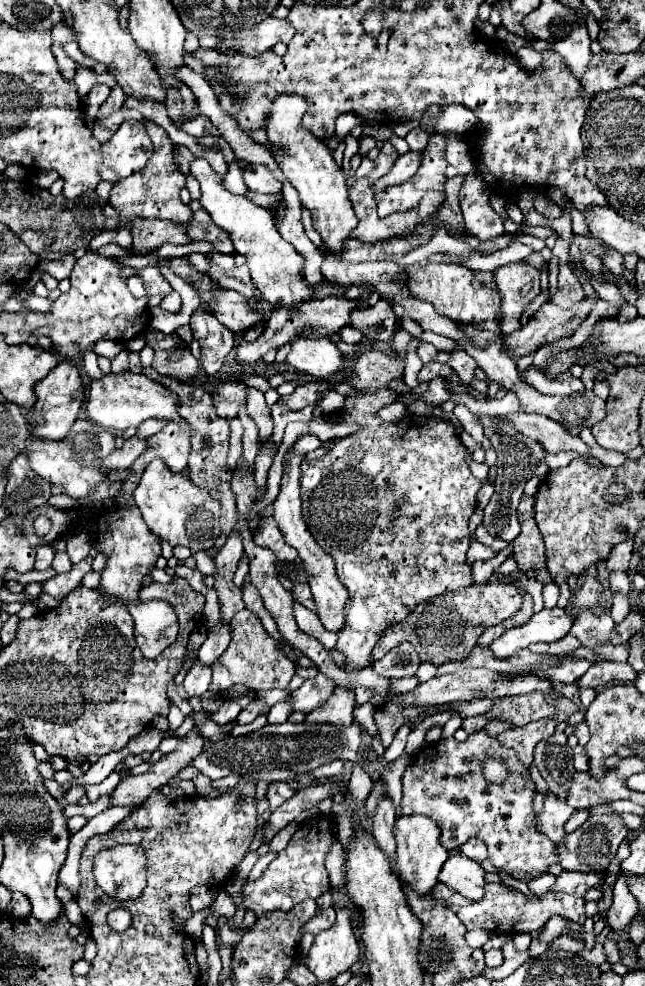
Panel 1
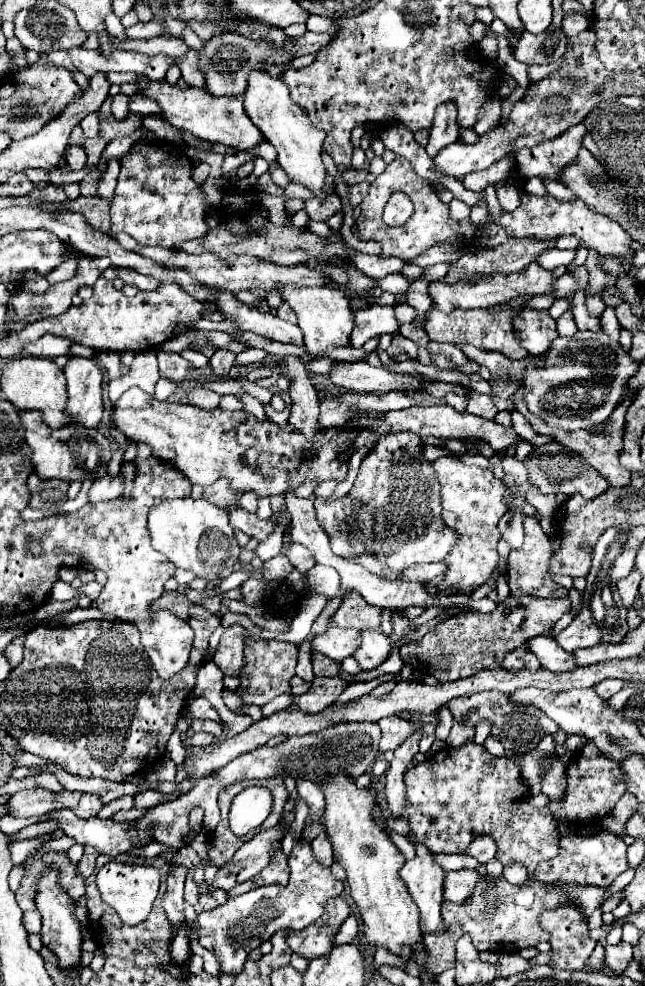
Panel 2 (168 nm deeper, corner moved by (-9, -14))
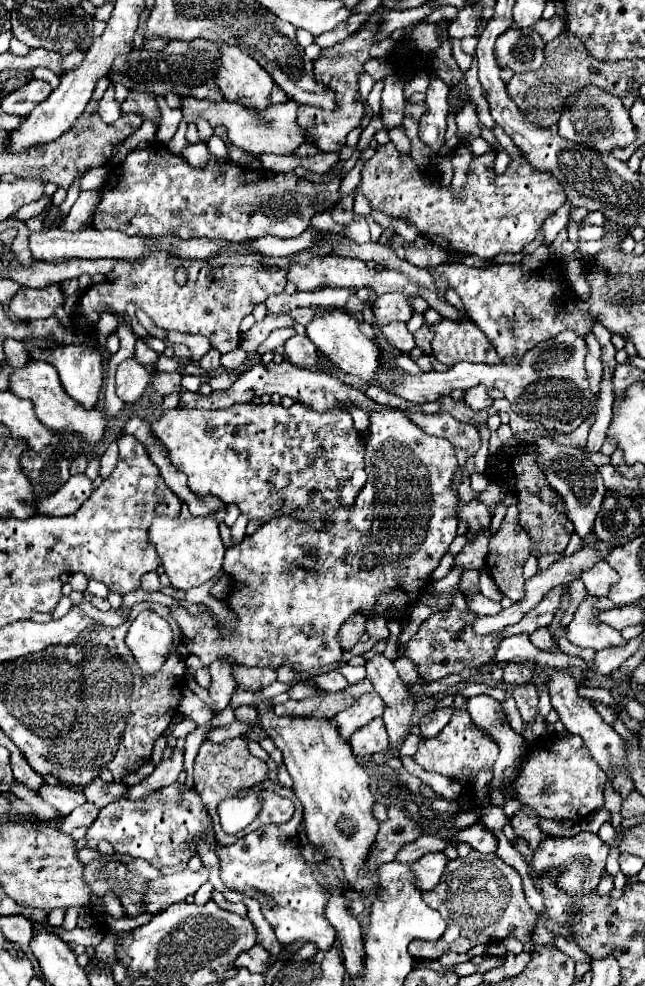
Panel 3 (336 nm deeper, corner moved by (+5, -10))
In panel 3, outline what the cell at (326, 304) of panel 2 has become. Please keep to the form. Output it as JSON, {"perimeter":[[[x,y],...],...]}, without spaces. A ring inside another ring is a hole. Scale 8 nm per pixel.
{"perimeter":[[[342,310],[320,312],[306,326],[306,336],[314,342],[314,346],[318,348],[318,352],[322,356],[326,356],[340,370],[362,378],[366,384],[374,384],[378,380],[376,370],[380,368],[380,352],[378,352],[376,344],[360,332],[358,322],[352,318],[352,314],[346,314]]]}

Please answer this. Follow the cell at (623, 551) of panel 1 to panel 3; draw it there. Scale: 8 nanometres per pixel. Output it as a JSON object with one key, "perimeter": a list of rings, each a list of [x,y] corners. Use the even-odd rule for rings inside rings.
{"perimeter":[[[598,562],[592,570],[586,570],[580,580],[586,584],[588,594],[594,596],[608,596],[608,590],[612,584],[616,584],[620,580],[620,576],[616,574],[616,570],[612,570],[606,562]]]}

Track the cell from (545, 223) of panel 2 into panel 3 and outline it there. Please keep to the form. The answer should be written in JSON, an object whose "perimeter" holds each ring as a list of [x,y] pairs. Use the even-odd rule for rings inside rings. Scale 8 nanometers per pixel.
{"perimeter":[[[388,142],[386,146],[378,146],[378,148],[376,148],[376,152],[374,152],[374,156],[372,156],[370,160],[366,160],[366,162],[364,162],[364,168],[362,168],[362,174],[360,174],[360,184],[358,184],[358,188],[356,188],[356,194],[366,196],[366,198],[370,200],[372,210],[380,210],[380,212],[384,212],[384,214],[386,214],[386,216],[390,216],[390,218],[400,218],[400,220],[406,220],[406,222],[414,224],[414,226],[422,232],[422,236],[424,236],[424,238],[428,238],[432,244],[436,244],[436,246],[444,248],[444,250],[446,250],[446,252],[450,252],[450,254],[452,254],[452,252],[476,254],[476,256],[480,256],[480,258],[490,258],[490,260],[492,260],[494,256],[498,256],[500,252],[512,252],[512,254],[516,254],[516,252],[522,252],[522,246],[530,244],[530,242],[538,236],[538,230],[540,230],[542,222],[544,222],[550,214],[554,214],[560,206],[564,206],[564,204],[566,204],[566,194],[564,194],[564,188],[560,186],[560,182],[558,182],[552,174],[542,174],[542,172],[534,170],[534,168],[532,168],[532,166],[530,166],[524,158],[520,158],[520,160],[512,160],[512,162],[508,164],[506,172],[504,172],[502,176],[496,176],[496,174],[494,174],[494,170],[492,170],[494,156],[496,156],[496,152],[488,152],[488,154],[482,154],[482,156],[478,156],[478,158],[474,158],[474,160],[470,162],[470,172],[468,172],[468,182],[466,182],[466,186],[464,186],[464,196],[462,196],[462,198],[454,198],[454,196],[452,196],[450,185],[444,186],[439,180],[433,180],[434,176],[432,176],[432,182],[426,182],[426,180],[424,180],[422,170],[414,164],[414,160],[412,160],[410,156],[402,156],[402,154],[398,154],[398,150],[394,148],[394,144],[392,144],[392,142]]]}

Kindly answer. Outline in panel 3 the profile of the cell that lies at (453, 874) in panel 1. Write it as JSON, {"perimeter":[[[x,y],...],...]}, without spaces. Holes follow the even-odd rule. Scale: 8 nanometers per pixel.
{"perimeter":[[[442,852],[436,854],[426,854],[420,860],[416,860],[414,864],[410,864],[414,874],[416,874],[416,886],[422,892],[434,890],[448,866],[448,856]]]}

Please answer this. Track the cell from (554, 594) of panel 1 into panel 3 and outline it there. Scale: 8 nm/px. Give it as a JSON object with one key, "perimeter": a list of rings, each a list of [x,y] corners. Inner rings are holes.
{"perimeter":[[[540,628],[536,632],[530,634],[530,640],[536,648],[540,650],[548,650],[548,652],[560,652],[560,646],[556,644],[556,640],[552,638],[552,634],[548,632],[548,628]]]}

